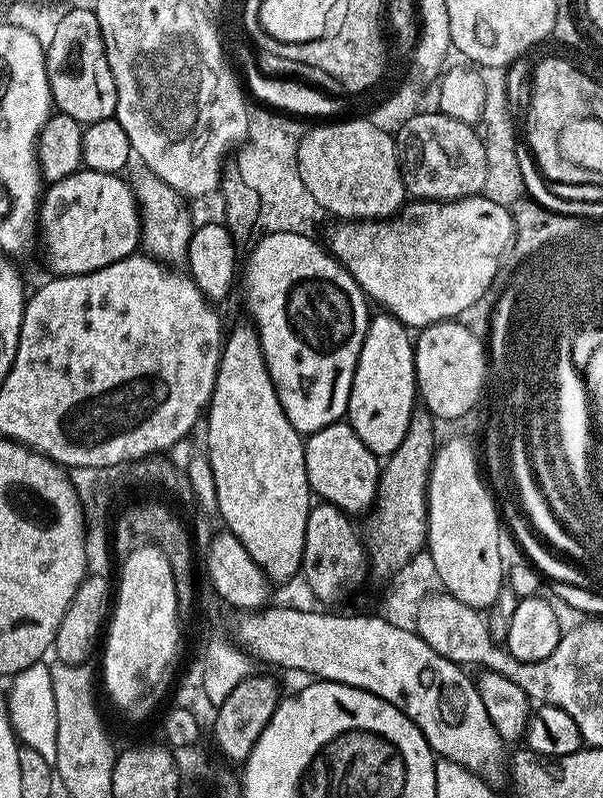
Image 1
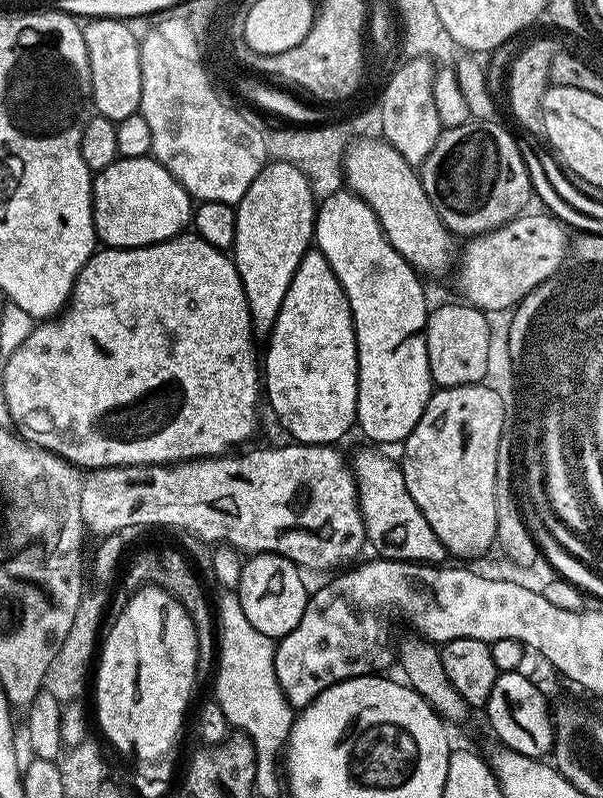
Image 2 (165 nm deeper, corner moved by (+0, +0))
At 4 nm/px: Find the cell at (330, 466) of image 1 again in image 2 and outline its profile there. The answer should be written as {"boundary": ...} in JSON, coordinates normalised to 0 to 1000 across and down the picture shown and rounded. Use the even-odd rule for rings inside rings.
{"boundary":[[[609,559],[590,573],[580,576],[580,595],[589,603],[590,629],[597,638],[597,649],[604,655],[604,669],[614,687],[619,687],[625,698],[640,702],[660,702],[665,704],[708,704],[711,708],[723,709],[731,706],[730,701],[738,701],[740,693],[730,675],[720,664],[706,654],[700,639],[693,639],[693,629],[680,624],[680,614],[673,614],[673,599],[670,598],[668,585],[657,581],[643,571],[635,571],[635,565],[622,560]]]}

